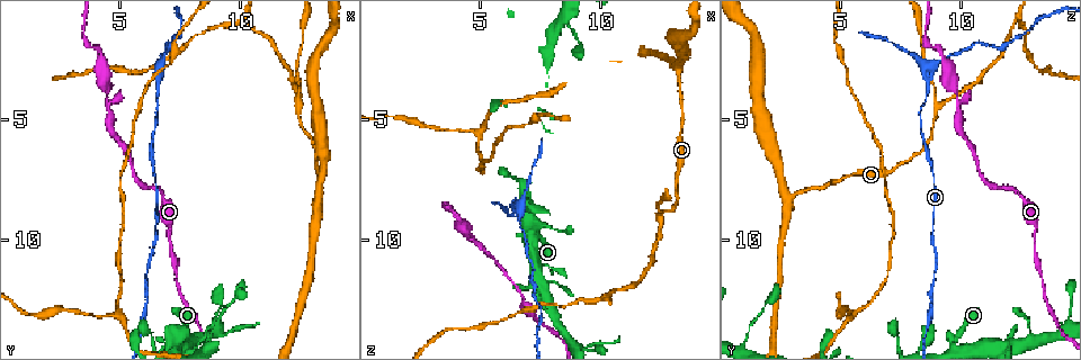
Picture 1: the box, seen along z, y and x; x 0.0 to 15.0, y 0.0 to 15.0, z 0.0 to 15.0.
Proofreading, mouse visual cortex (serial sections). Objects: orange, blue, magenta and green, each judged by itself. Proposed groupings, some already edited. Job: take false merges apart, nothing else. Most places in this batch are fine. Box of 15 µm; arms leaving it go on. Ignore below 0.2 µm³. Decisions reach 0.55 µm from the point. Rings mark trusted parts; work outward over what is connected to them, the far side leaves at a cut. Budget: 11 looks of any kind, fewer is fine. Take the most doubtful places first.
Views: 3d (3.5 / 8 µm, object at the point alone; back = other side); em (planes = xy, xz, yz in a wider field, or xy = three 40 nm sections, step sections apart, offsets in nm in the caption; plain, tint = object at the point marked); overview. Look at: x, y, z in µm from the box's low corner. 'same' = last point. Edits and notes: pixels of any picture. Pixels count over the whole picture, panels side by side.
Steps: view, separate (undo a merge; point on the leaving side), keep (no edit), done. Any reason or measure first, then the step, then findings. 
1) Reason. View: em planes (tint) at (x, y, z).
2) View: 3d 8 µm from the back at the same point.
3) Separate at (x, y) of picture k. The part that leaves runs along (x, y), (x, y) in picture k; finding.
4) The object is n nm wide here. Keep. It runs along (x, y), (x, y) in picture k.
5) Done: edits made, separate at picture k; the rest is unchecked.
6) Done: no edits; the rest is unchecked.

View: 3d 3.5 µm at (4.5, 4.4, 9.8).

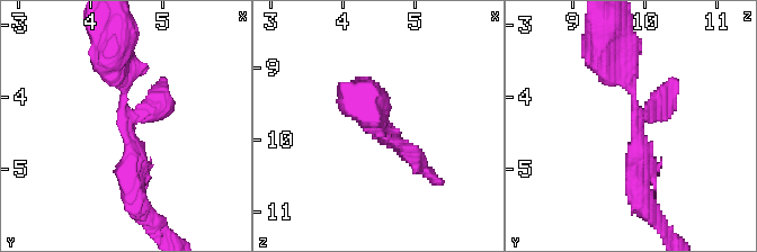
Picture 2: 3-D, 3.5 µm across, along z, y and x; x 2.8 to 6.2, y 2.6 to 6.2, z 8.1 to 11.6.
View: em xy step 1 (tint) at (4.45, 4.40, 9.85).

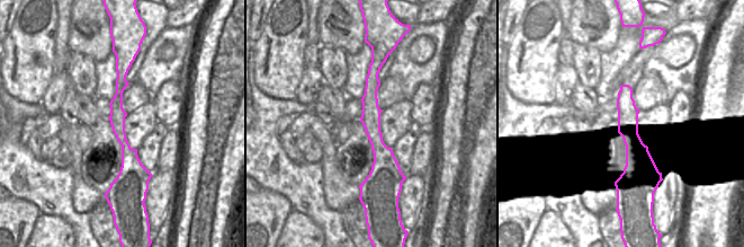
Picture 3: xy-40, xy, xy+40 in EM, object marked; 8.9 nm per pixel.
Another direction. View: em xy step 2 (tint) at the same point.

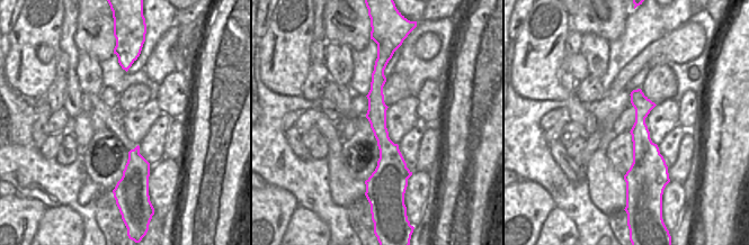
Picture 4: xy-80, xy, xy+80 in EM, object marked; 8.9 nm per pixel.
Keep. It runs along (379, 62), (386, 179) in picture 4; one cell here.

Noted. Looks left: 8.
Calibre changes. View: 3d 3.5 µm at (6.5, 2.5, 9.1).

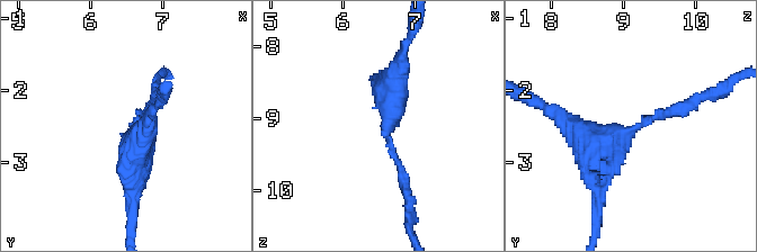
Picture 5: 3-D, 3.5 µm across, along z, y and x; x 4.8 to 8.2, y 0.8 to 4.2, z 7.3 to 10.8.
The arms are 150, 200 nm wide. View: em planes (tint) at (6.60, 2.55, 9.25).

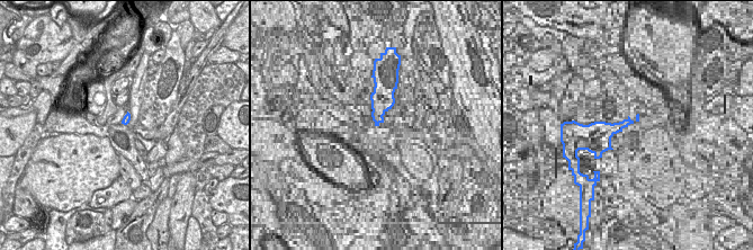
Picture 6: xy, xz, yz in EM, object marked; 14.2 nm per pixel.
The object is 100 nm wide here. Keep. It runs along (602, 179), (616, 134), (700, 99) in picture 5; all the same cell.

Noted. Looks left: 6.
Sudden change in width. View: 3d 3.5 µm at (13.1, 6.8, 7.3).

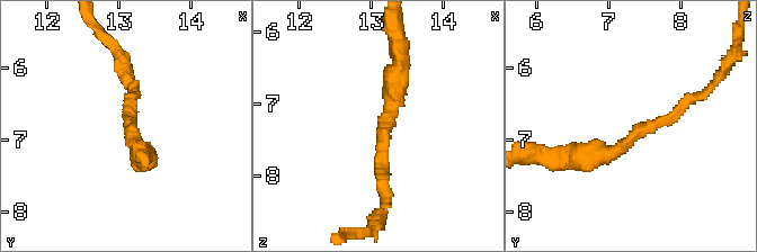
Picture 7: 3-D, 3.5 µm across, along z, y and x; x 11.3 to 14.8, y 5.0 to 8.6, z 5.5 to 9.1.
View: em xy step 3 (tint) at (13.15, 6.95, 7.30).

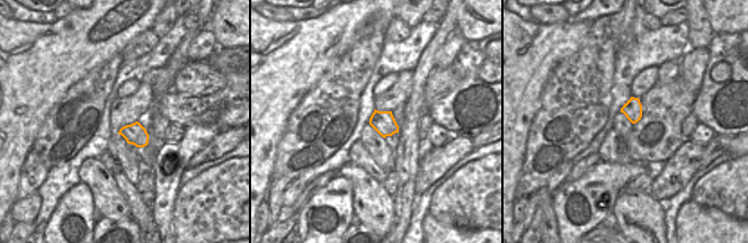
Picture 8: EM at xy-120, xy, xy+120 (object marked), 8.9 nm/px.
The arms are 150, 350 nm wide. Keep. It runs along (570, 160), (613, 153), (694, 97) in picture 7; one cell here.

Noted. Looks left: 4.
Calibre changes. View: 3d 3.5 µm at (12.5, 4.5, 9.1).

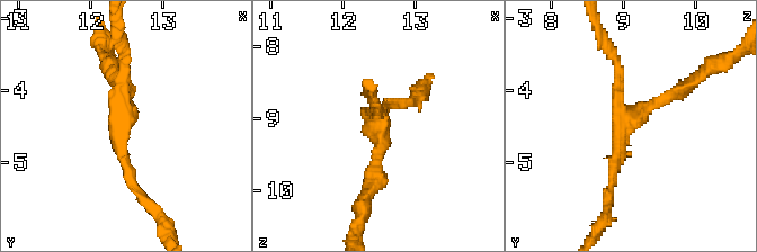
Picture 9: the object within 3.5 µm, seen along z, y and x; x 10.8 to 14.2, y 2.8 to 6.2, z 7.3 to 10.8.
3 arms meet here; the arms are 150, 150, 200 nm wide. View: em xy step 1 (tint) at (12.45, 4.45, 9.05).

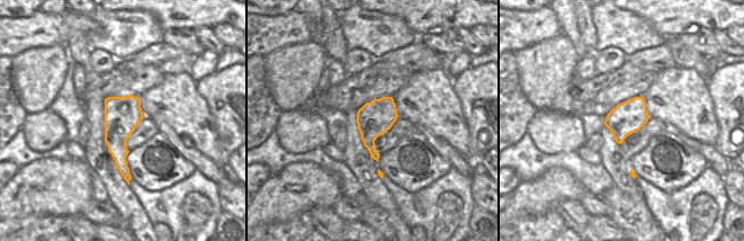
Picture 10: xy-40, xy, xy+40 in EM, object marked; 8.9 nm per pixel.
Keep. It runs along (611, 190), (624, 122), (688, 87) in picture 9; one cell here.

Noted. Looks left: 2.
Done: no edits; the rest is unchecked.

